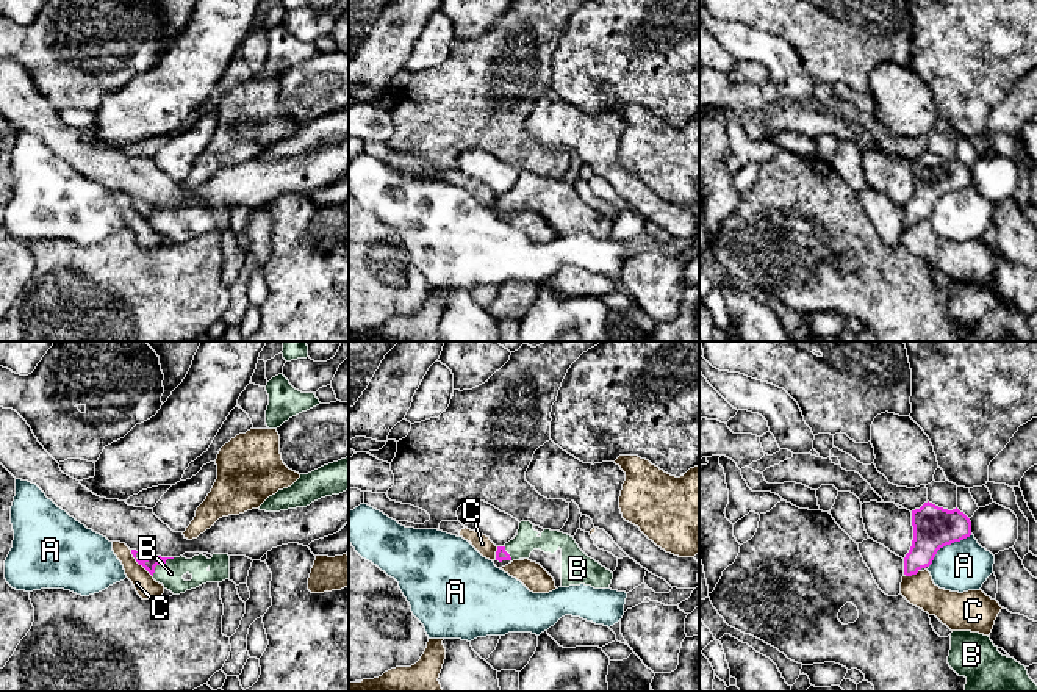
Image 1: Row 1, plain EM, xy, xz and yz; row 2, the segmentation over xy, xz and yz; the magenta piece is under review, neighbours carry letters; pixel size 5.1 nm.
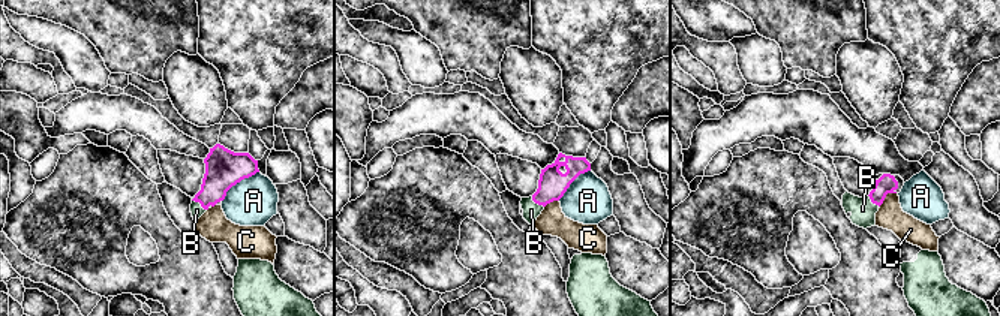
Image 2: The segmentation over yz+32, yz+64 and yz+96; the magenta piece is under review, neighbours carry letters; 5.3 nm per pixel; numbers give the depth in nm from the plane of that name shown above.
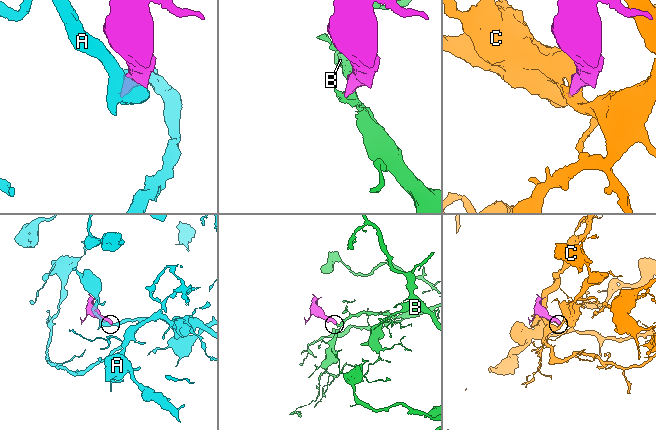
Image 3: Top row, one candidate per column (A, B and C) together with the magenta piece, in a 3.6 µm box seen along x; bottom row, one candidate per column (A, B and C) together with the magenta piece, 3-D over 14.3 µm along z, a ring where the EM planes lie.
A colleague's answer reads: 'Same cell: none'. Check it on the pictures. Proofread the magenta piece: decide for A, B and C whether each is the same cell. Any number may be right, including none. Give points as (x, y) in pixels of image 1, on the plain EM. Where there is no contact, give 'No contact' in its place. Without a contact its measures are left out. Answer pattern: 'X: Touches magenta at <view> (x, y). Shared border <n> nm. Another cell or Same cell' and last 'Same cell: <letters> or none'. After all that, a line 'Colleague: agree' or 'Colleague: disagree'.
A: Touches magenta at yz (947, 193). Shared border 280 nm. Another cell
B: Touches magenta at xy (160, 213). Shared border 150 nm. Same cell
C: Touches magenta at xy (139, 213). Shared border 180 nm. Another cell
Same cell: B
Colleague: disagree

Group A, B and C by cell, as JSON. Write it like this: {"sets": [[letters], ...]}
{"sets": [["A"], ["B"], ["C"]]}

